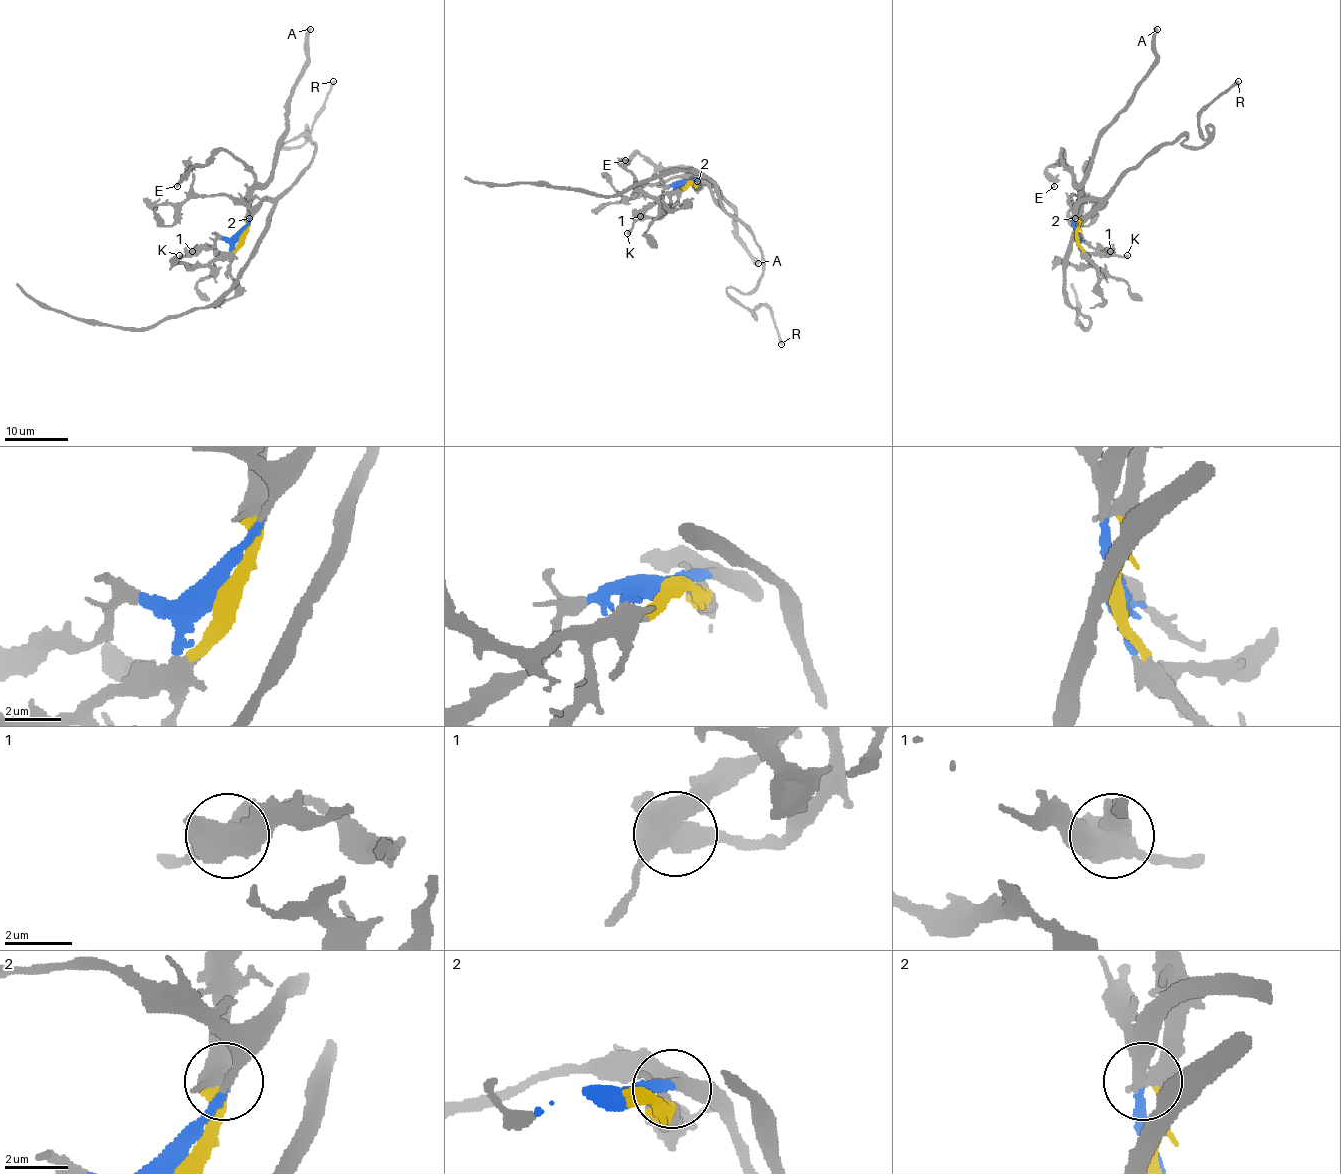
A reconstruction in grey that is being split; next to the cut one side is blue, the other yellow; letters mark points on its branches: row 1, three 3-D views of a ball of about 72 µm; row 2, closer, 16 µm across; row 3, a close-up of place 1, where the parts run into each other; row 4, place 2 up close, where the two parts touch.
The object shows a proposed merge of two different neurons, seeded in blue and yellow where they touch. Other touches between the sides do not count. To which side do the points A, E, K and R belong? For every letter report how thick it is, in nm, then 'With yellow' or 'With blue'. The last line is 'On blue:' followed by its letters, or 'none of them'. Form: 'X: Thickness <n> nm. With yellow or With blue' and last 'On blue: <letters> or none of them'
A: Thickness 420 nm. With yellow
E: Thickness 220 nm. With yellow
K: Thickness 300 nm. With blue
R: Thickness 340 nm. With blue
On blue: K, R

